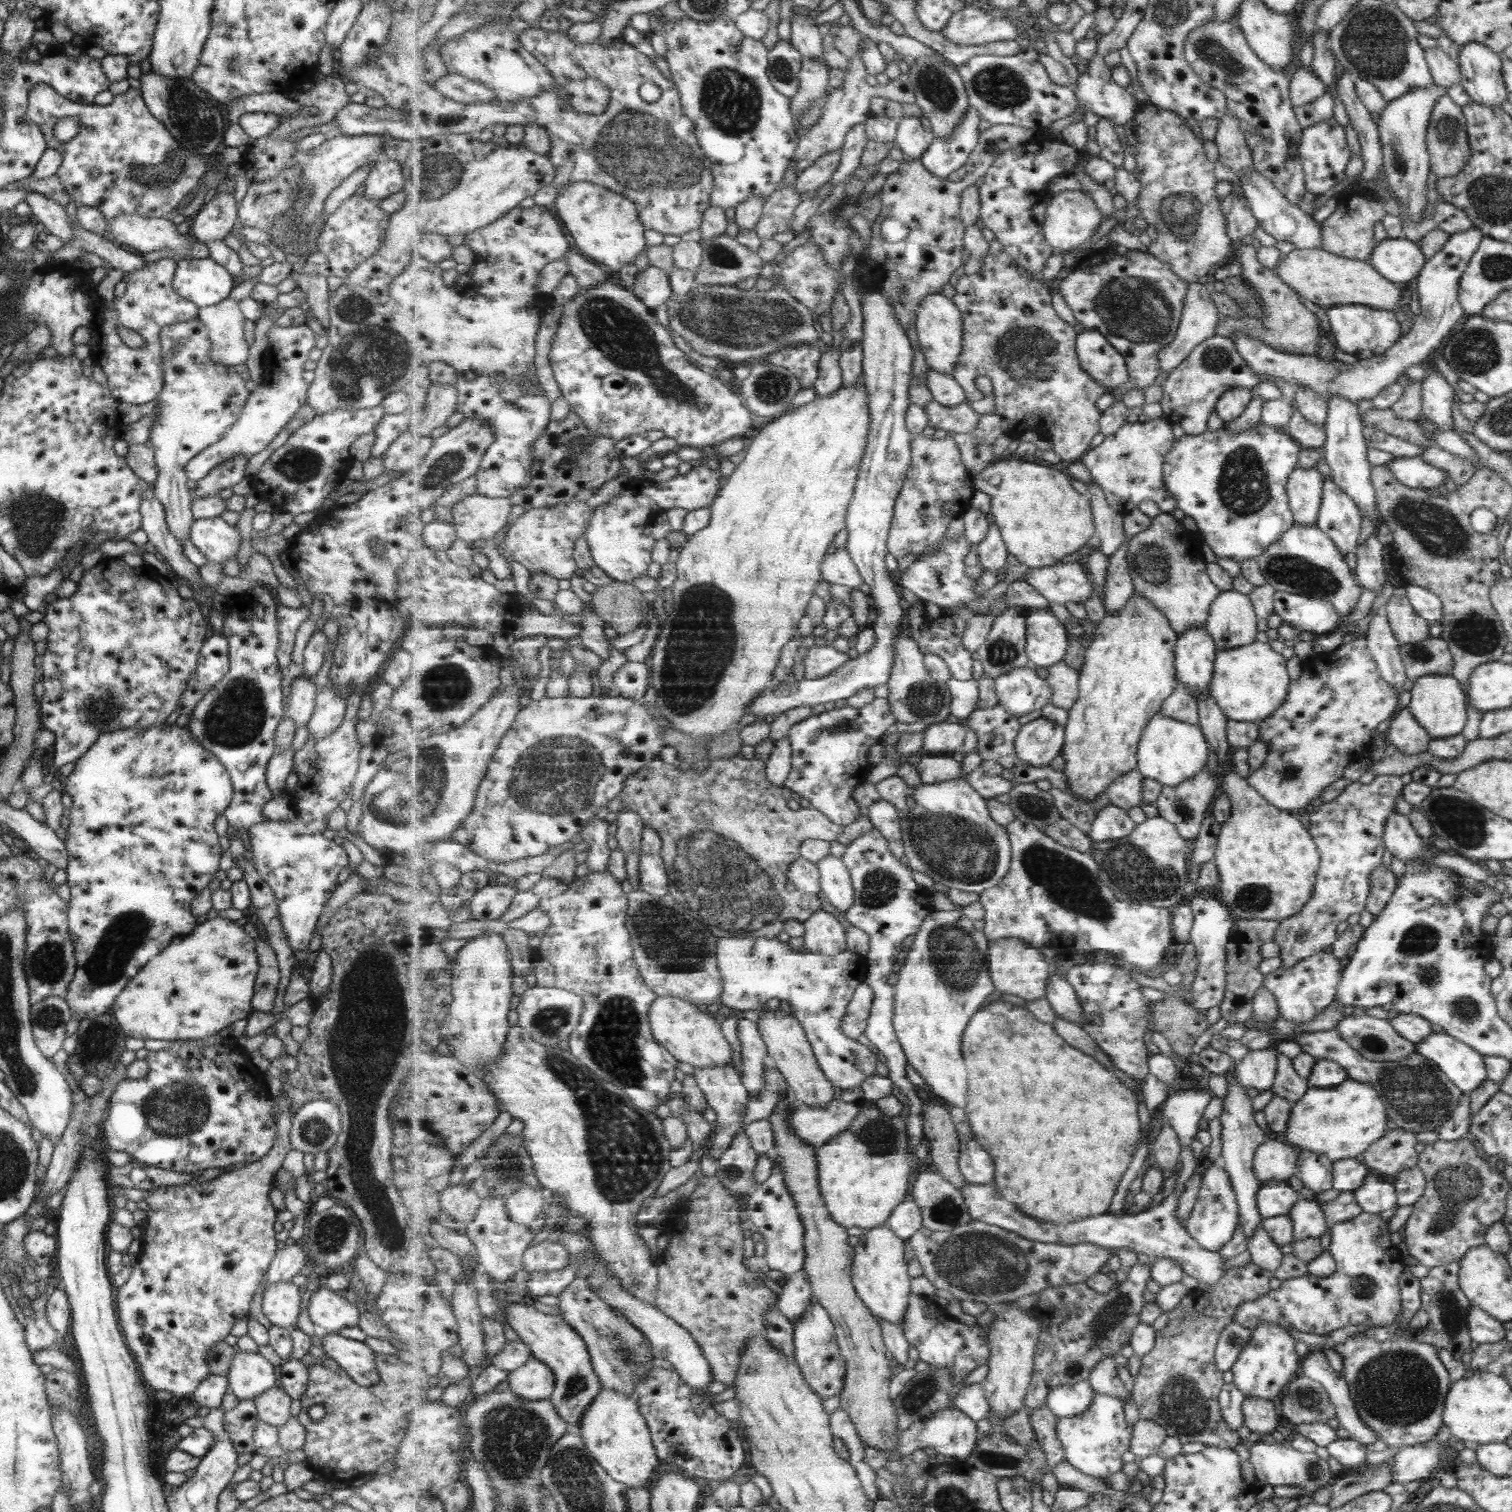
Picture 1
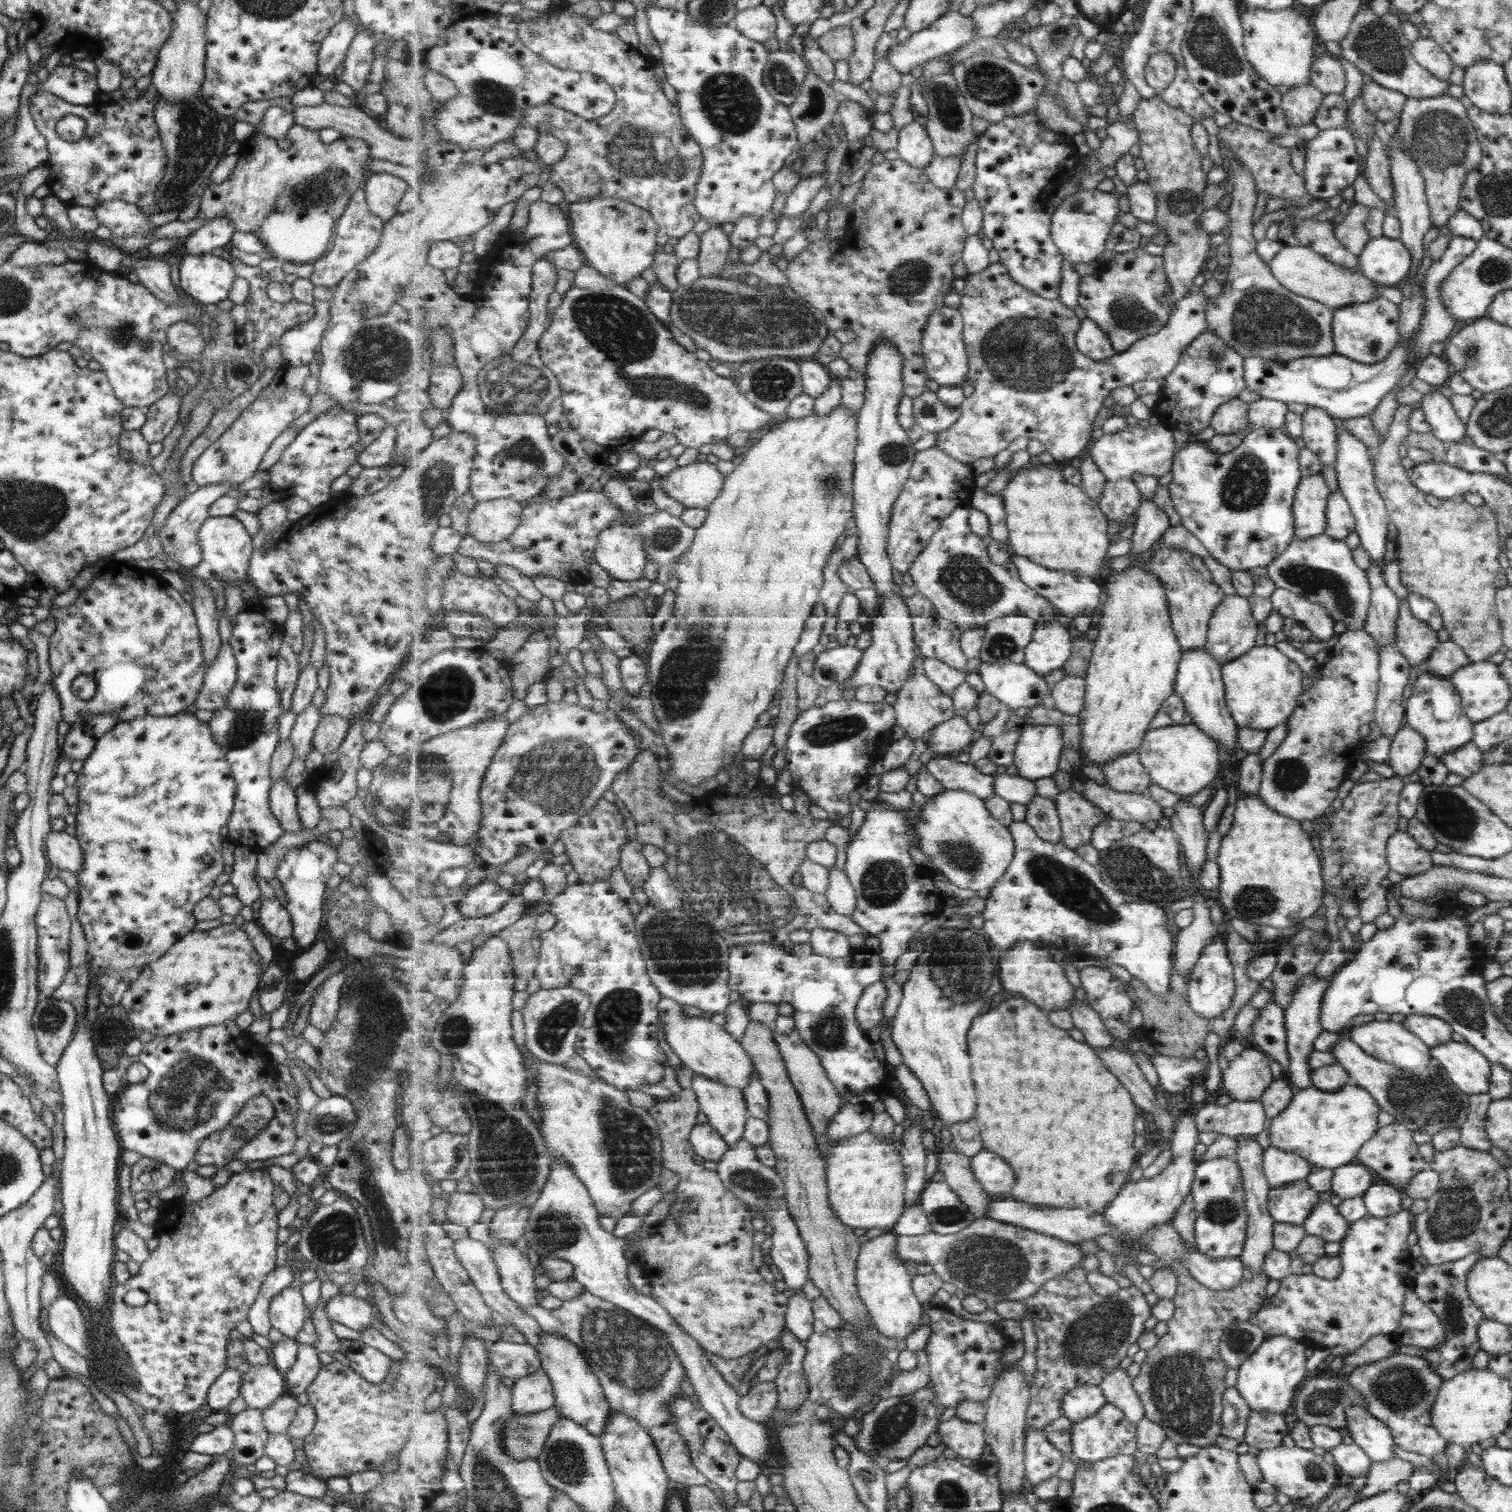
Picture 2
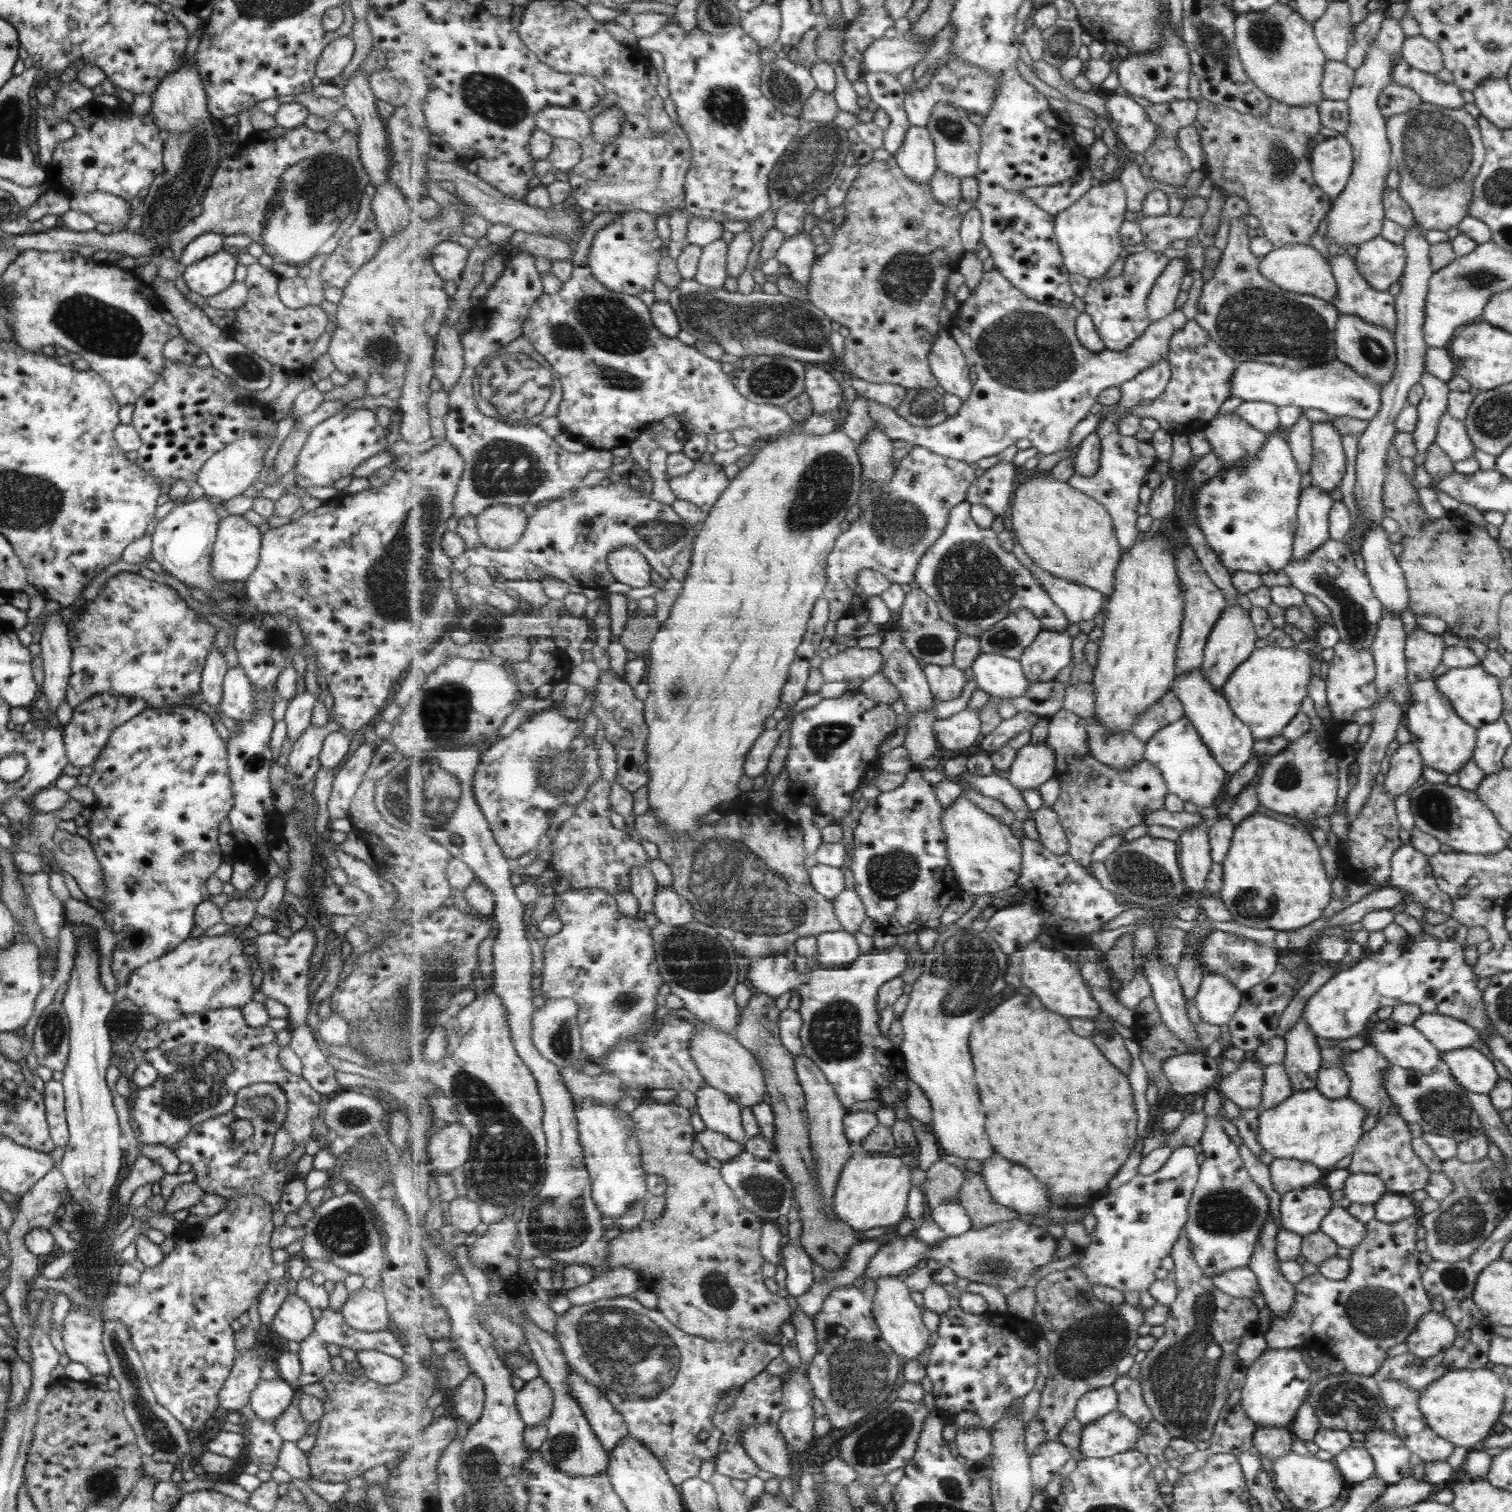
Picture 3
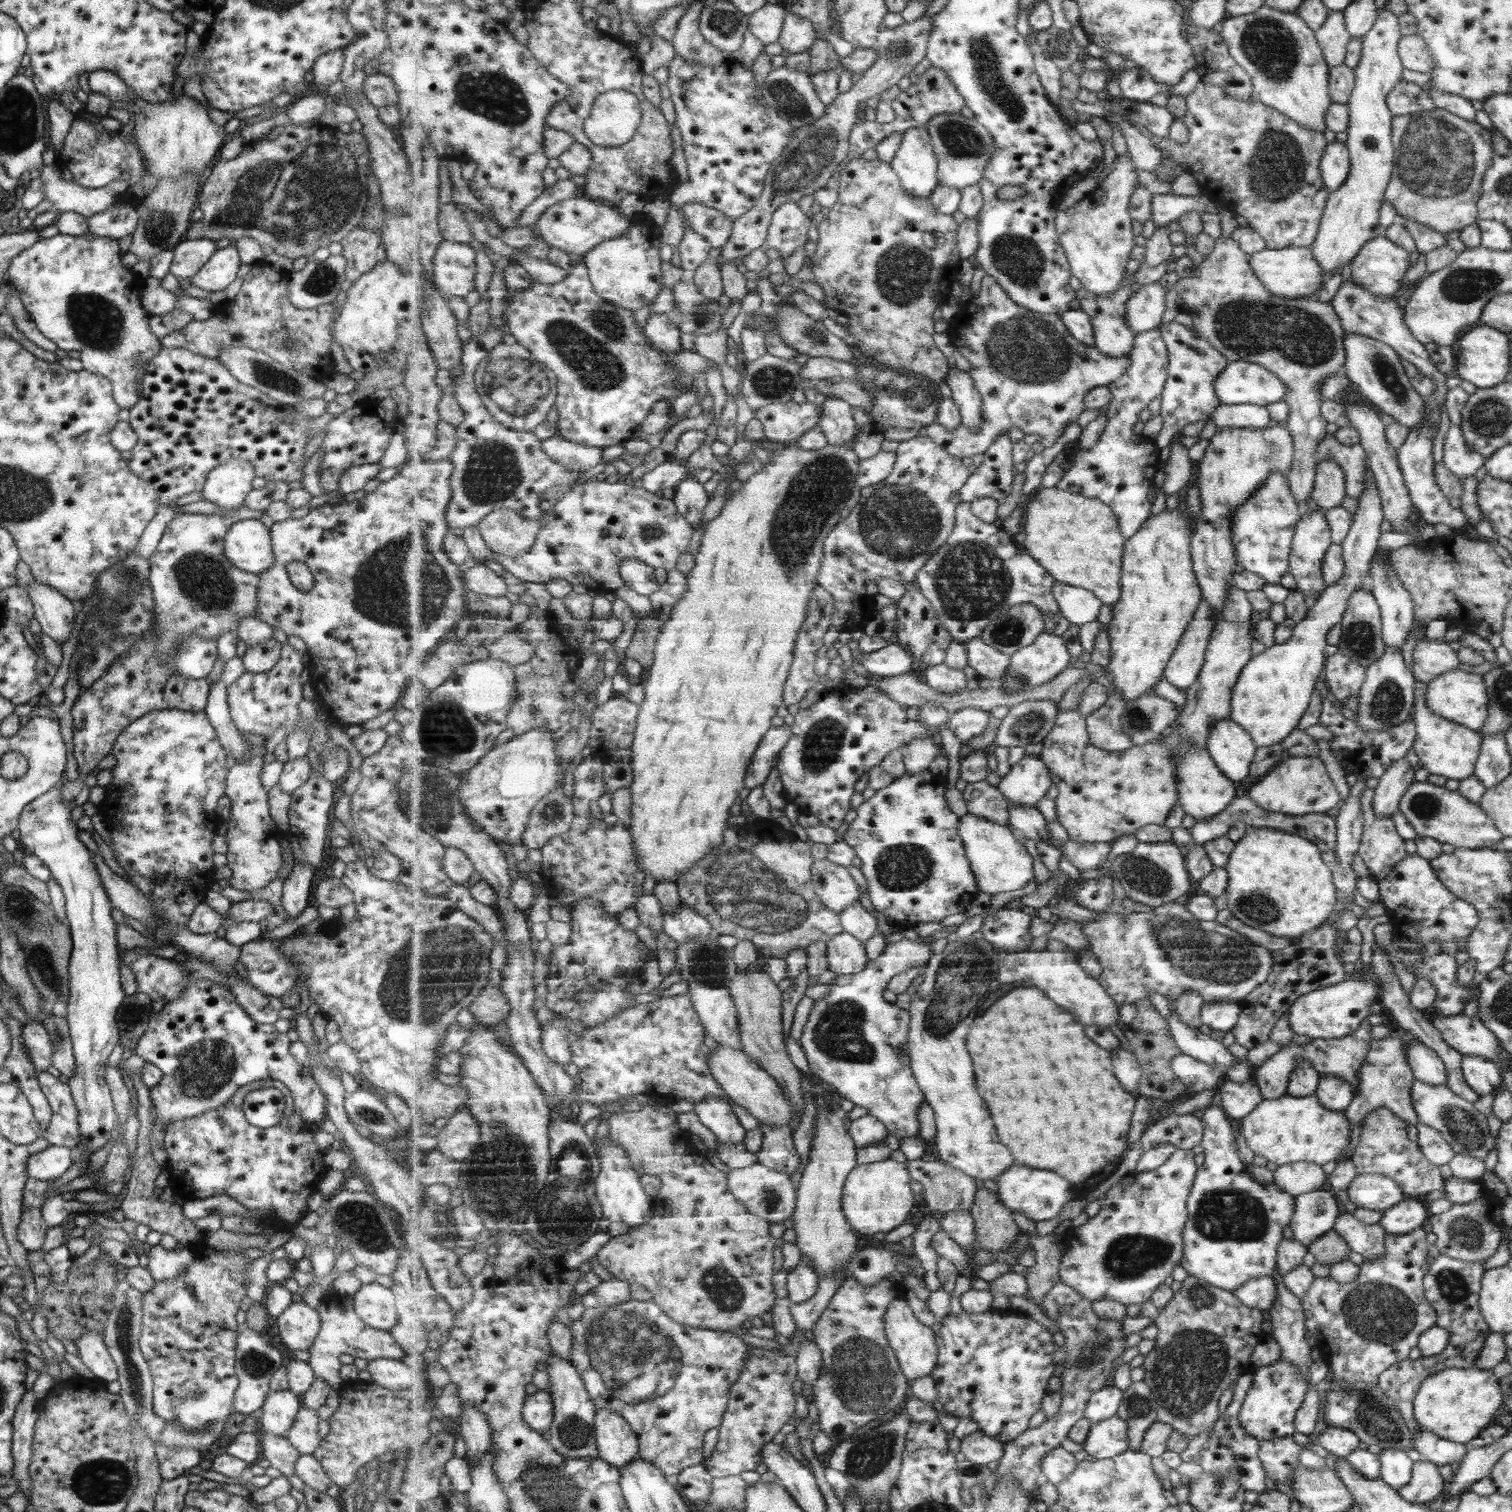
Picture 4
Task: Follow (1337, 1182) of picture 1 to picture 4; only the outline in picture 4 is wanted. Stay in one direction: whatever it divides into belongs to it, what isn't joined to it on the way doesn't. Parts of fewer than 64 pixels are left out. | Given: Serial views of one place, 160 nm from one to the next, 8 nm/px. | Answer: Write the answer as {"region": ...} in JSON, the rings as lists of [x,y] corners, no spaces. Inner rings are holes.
{"region":[[[1357,1173],[1351,1179],[1351,1182],[1345,1192],[1347,1192],[1347,1195],[1349,1196],[1349,1201],[1351,1201],[1356,1208],[1373,1210],[1377,1212],[1389,1210],[1391,1206],[1395,1206],[1397,1202],[1401,1202],[1401,1200],[1405,1200],[1407,1198],[1401,1189],[1396,1187],[1394,1180],[1379,1174]]]}

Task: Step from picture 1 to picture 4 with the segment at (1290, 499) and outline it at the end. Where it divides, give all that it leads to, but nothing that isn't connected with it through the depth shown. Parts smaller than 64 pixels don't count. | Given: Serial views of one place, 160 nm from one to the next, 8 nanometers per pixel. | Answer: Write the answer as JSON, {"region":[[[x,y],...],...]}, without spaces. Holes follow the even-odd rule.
{"region":[[[1309,510],[1301,515],[1300,519],[1295,523],[1290,544],[1290,553],[1287,557],[1287,572],[1293,576],[1296,582],[1296,588],[1301,594],[1319,595],[1325,588],[1321,578],[1320,564],[1327,547],[1331,543],[1330,530],[1324,519],[1324,514],[1321,514],[1321,512]]]}

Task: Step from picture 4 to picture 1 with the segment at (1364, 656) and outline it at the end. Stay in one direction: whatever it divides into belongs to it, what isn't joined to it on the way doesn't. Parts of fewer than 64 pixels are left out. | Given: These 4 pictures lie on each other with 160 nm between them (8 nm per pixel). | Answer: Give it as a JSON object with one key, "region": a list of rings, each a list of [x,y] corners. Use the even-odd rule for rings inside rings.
{"region":[[[1291,523],[1274,543],[1253,559],[1265,582],[1275,591],[1329,601],[1336,613],[1343,617],[1353,609],[1363,589],[1356,577],[1351,575],[1343,557],[1333,542],[1315,525],[1301,526]]]}

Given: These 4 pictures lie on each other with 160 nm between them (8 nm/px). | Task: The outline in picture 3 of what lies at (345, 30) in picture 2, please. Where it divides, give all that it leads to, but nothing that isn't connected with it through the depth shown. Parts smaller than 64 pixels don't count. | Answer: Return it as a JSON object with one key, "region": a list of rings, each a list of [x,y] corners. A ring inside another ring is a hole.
{"region":[[[348,36],[340,37],[329,42],[317,59],[314,73],[323,82],[331,82],[351,60],[354,51],[353,40],[347,38]]]}

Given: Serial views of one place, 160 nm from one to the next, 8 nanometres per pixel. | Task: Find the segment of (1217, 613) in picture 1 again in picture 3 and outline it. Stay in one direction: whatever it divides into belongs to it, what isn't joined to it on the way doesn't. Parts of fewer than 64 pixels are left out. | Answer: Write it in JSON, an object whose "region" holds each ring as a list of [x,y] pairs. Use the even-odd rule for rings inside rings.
{"region":[[[1239,605],[1227,606],[1212,626],[1212,630],[1208,634],[1208,640],[1204,644],[1201,669],[1205,680],[1209,681],[1210,685],[1220,693],[1223,693],[1222,686],[1225,684],[1227,677],[1253,650],[1253,642],[1256,642],[1253,629],[1248,611]]]}

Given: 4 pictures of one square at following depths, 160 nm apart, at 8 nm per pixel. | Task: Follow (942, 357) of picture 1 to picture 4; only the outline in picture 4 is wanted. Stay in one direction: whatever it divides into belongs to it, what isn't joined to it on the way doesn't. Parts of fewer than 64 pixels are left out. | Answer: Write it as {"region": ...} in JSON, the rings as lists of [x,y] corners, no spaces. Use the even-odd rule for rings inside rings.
{"region":[[[951,368],[946,383],[953,392],[952,399],[959,405],[963,423],[976,431],[984,420],[982,419],[983,401],[975,381],[968,372]]]}

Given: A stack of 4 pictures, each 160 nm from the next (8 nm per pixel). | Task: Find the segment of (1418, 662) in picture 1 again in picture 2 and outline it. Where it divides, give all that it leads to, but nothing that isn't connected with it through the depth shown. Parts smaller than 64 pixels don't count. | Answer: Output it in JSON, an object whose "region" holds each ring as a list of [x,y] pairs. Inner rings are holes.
{"region":[[[1447,640],[1438,642],[1422,664],[1428,674],[1449,679],[1455,670],[1469,662],[1470,660],[1457,644]]]}

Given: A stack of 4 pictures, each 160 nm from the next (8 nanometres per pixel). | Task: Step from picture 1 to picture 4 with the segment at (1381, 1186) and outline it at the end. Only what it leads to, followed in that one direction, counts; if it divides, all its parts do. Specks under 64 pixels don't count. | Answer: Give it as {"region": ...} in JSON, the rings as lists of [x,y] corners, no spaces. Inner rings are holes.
{"region":[[[1406,1198],[1383,1210],[1381,1220],[1377,1222],[1383,1231],[1388,1234],[1407,1234],[1415,1228],[1421,1228],[1427,1221],[1429,1211],[1413,1198]]]}

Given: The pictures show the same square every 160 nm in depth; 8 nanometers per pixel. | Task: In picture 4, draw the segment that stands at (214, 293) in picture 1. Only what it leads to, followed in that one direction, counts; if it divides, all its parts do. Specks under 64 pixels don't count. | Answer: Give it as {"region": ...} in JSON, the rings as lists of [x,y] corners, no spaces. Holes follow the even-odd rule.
{"region":[[[230,245],[216,249],[209,260],[197,270],[197,274],[191,276],[191,285],[210,293],[225,290],[231,282],[235,281],[239,265],[236,248]]]}

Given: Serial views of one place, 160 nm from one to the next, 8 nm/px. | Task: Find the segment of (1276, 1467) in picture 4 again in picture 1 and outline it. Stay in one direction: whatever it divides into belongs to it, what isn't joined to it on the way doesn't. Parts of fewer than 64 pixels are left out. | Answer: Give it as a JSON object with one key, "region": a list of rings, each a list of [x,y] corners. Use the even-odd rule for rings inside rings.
{"region":[[[1245,1397],[1240,1406],[1242,1424],[1255,1434],[1270,1434],[1280,1420],[1276,1402],[1257,1397]]]}

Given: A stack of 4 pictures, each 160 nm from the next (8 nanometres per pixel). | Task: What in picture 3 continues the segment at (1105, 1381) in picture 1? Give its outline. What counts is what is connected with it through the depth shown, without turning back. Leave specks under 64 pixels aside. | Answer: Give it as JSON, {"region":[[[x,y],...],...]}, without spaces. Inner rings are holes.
{"region":[[[1123,1375],[1118,1377],[1112,1385],[1118,1392],[1118,1410],[1134,1423],[1137,1423],[1141,1431],[1143,1431],[1154,1419],[1154,1416],[1142,1395],[1143,1389],[1140,1379],[1133,1379],[1128,1375]]]}

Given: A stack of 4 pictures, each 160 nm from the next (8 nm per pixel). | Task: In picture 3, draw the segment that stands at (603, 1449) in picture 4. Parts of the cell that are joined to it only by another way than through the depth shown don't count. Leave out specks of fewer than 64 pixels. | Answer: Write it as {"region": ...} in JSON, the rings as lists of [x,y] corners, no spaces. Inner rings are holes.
{"region":[[[572,1369],[568,1378],[572,1395],[579,1401],[597,1438],[608,1450],[614,1449],[627,1435],[631,1434],[625,1417],[613,1406],[603,1391]]]}

